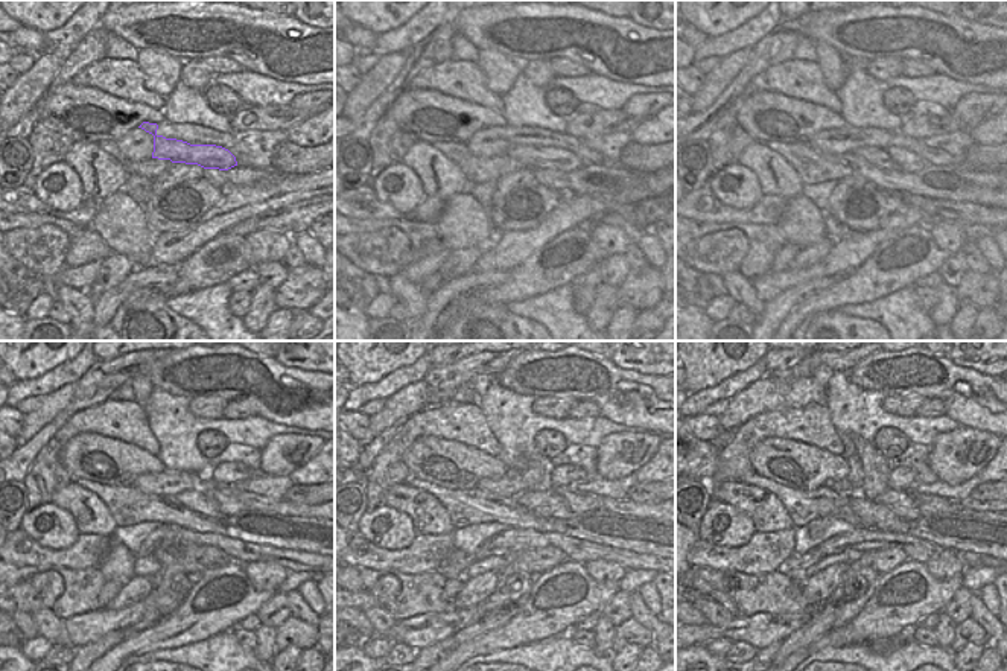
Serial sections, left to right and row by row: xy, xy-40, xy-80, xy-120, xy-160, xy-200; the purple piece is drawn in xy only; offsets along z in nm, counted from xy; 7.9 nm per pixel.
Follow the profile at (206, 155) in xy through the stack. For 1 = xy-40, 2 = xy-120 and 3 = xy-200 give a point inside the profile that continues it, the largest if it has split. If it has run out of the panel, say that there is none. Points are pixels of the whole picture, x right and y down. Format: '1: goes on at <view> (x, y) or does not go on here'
1: goes on at xy-40 (557, 159)
2: goes on at xy-120 (227, 502)
3: goes on at xy-200 (927, 504)

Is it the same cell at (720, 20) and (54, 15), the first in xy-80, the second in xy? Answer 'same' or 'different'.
same

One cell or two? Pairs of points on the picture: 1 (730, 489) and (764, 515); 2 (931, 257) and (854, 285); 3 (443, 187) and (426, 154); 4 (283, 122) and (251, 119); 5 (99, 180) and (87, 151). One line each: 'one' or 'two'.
1: one
2: one
3: one
4: one
5: one

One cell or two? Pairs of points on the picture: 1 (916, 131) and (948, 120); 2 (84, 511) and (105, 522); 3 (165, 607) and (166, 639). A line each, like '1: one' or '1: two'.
1: one
2: one
3: two

